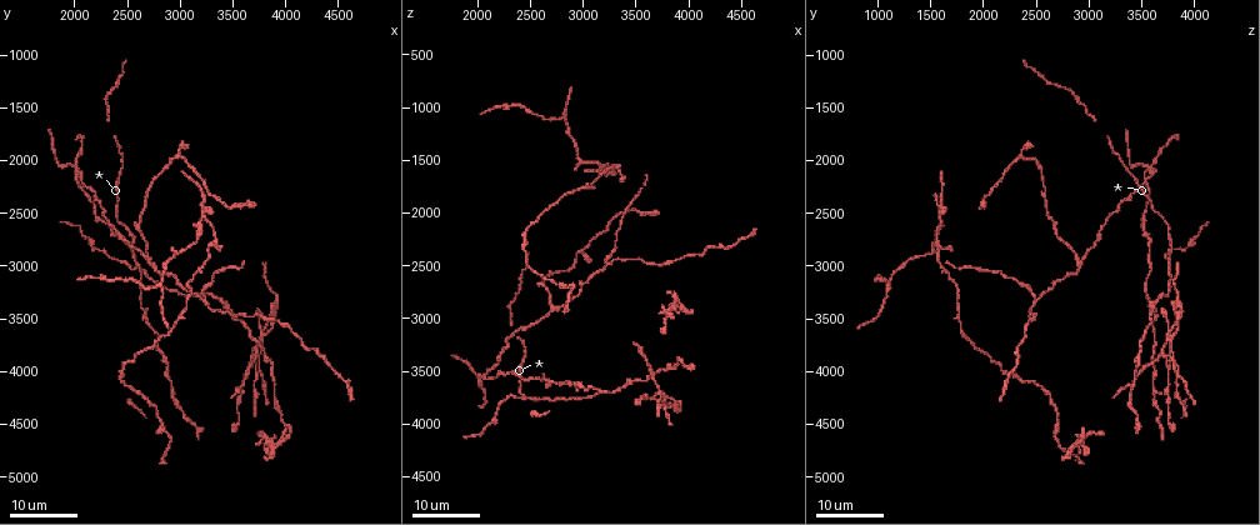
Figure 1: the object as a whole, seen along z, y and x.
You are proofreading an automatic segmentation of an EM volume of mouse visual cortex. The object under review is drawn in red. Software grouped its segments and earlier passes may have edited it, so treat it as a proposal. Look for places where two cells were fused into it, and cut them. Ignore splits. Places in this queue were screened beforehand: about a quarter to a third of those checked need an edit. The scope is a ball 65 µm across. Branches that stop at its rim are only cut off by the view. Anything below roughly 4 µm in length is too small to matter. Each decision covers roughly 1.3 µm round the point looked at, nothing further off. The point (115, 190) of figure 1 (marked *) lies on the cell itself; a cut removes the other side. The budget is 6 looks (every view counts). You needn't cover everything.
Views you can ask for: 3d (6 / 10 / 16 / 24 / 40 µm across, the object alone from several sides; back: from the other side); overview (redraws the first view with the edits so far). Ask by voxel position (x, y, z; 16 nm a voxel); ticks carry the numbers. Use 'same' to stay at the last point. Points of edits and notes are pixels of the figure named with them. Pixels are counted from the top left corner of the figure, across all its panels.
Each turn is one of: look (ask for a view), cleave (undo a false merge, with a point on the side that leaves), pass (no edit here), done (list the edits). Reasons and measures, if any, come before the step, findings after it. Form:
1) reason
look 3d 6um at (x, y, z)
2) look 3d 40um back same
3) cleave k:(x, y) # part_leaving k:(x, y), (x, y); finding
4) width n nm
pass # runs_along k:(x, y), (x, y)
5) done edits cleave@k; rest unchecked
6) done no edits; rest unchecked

look 3d 16um at (2740, 2980, 2880)

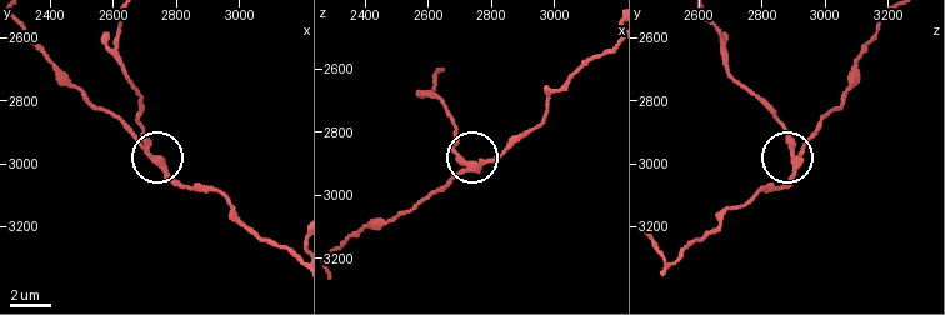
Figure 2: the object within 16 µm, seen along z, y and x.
look 3d 6um at (2710, 2960, 2900)

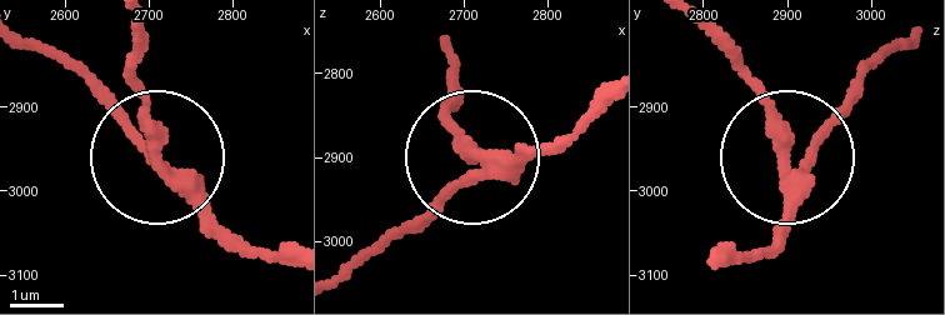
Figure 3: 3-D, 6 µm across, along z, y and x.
look 3d 6um back at (2715, 2975, 2895)

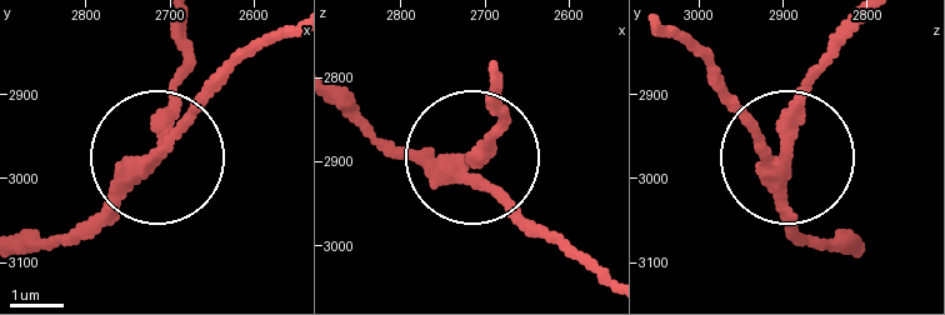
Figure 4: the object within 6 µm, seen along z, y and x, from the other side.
pass # runs_along 4:(598, 276), (480, 165), (503, 101); all the same cell

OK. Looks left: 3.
three arms meet
look 3d 16um at (2600, 3000, 3760)

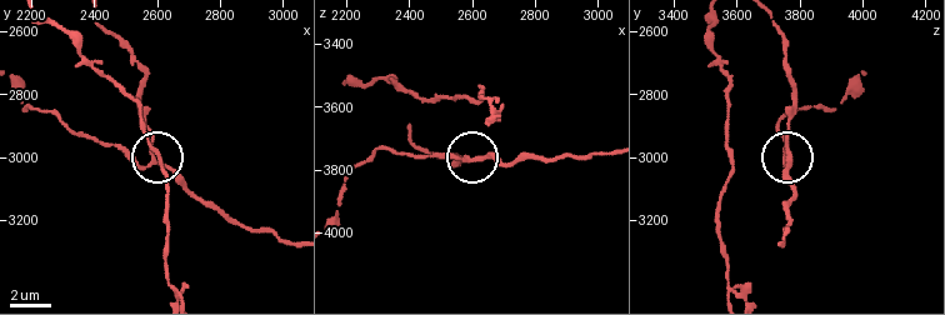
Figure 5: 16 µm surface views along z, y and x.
look 3d 6um at (2590, 3020, 3760)

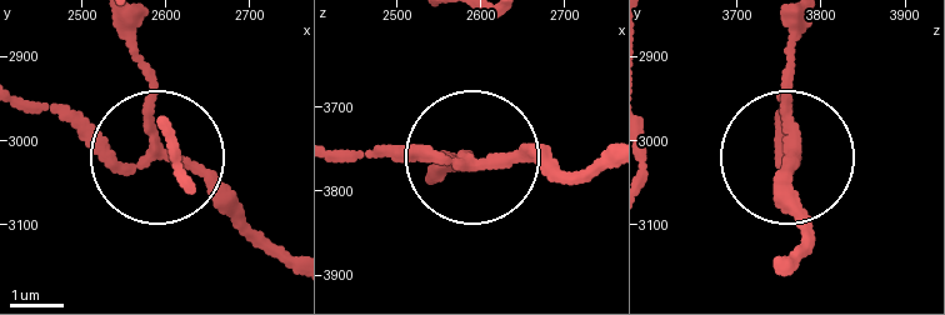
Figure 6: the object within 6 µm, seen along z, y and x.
side_arm 18 um
pass # runs_along 6:(124, 21), (150, 88), (150, 155), (110, 155), (29, 110); all the same cell

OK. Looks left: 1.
done no edits; rest unchecked

